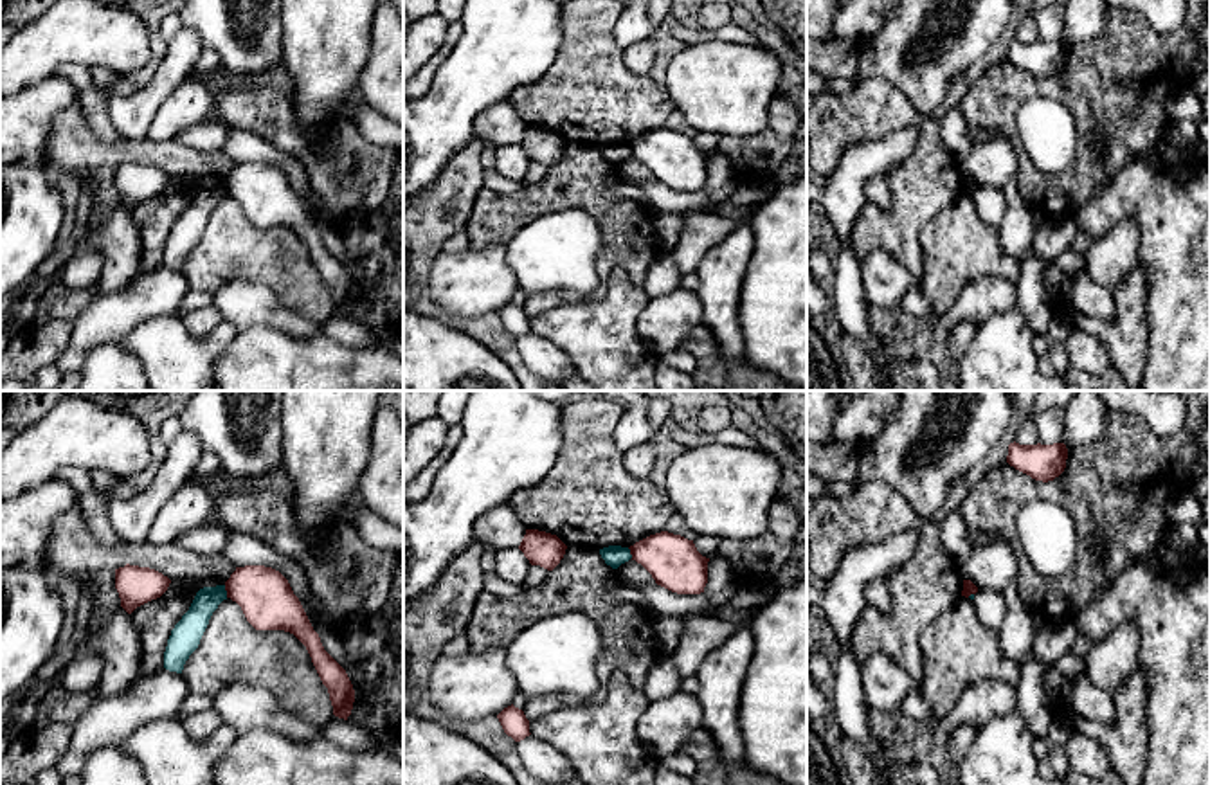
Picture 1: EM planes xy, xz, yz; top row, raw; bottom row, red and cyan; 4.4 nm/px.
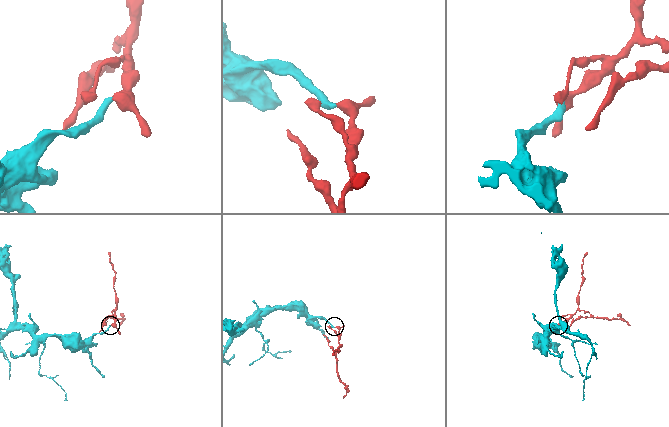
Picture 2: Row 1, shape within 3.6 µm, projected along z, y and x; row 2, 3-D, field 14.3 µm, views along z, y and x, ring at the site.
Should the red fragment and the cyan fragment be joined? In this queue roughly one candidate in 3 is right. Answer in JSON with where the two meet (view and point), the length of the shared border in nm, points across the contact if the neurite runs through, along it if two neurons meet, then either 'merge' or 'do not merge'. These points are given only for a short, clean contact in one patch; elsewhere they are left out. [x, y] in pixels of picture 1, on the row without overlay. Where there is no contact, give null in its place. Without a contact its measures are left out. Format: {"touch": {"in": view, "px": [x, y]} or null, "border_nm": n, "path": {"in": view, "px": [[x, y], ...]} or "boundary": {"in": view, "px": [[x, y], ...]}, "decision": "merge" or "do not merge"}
{"touch": {"in": "xy", "px": [225, 186]}, "border_nm": 60, "boundary": {"in": "xy", "px": [[224, 182], [227, 193]]}, "decision": "do not merge"}

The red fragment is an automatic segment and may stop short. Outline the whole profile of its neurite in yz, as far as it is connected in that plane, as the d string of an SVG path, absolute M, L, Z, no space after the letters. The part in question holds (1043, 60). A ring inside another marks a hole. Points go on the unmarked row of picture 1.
M1064 40L1053 41L1008 41L1007 59L1035 77L1053 77L1066 65L1068 45Z

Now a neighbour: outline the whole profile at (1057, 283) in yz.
M1046 265L1044 270L1044 290L1046 290L1046 297L1048 302L1052 304L1053 311L1066 311L1071 304L1071 277L1052 266Z

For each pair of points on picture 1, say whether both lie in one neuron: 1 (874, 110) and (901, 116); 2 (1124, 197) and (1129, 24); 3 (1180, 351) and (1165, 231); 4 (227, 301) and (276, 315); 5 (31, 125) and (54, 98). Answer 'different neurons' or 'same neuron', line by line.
1: same neuron
2: different neurons
3: same neuron
4: same neuron
5: same neuron

